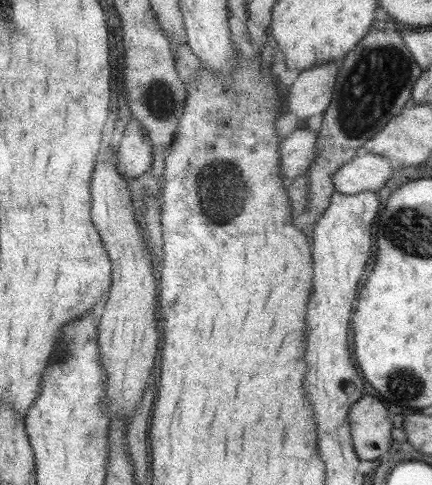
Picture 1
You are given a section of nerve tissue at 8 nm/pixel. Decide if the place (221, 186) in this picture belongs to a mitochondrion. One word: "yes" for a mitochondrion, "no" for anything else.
yes

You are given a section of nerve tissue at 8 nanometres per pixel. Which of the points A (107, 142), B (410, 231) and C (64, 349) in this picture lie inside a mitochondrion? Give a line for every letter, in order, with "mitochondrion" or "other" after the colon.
A: other
B: mitochondrion
C: mitochondrion

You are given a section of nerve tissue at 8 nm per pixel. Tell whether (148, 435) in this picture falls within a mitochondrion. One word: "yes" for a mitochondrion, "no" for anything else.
no

